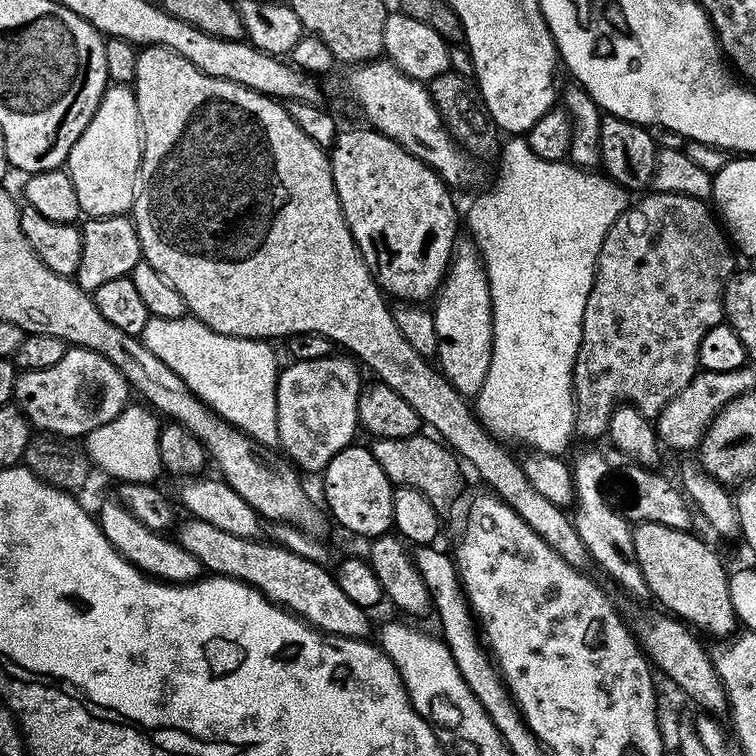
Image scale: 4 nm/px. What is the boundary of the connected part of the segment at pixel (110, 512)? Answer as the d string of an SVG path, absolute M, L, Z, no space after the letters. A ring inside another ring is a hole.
M112 498L101 502L98 523L110 546L114 546L114 550L118 550L122 558L129 560L145 576L174 584L201 579L202 569L194 554L182 550L182 546L175 539L142 526L142 522L138 522L138 518L134 518L134 514L130 514L130 510L126 510L126 506L122 506L119 499Z

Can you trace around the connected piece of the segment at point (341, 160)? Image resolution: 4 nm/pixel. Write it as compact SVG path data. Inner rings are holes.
M363 127L341 131L330 149L332 177L344 211L344 221L348 223L352 241L359 246L381 292L389 297L397 296L395 299L400 302L431 301L444 283L444 275L458 243L453 193L430 165L414 158L414 154L398 146L398 142L371 127Z

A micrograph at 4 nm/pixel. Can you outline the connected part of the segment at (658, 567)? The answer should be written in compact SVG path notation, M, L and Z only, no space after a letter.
M637 523L633 527L634 554L638 554L638 566L642 566L648 596L656 599L665 613L701 633L731 637L737 631L738 621L734 614L734 602L730 602L729 569L724 569L719 554L694 533L661 524Z

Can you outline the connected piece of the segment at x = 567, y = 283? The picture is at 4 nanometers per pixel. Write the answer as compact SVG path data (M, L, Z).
M516 134L503 141L498 153L500 160L500 177L496 185L489 192L484 192L468 208L468 232L471 243L475 244L476 251L484 261L486 278L490 286L492 299L492 350L494 353L494 371L486 378L482 390L474 398L474 411L480 417L480 423L501 442L513 440L516 444L525 444L525 449L534 452L545 452L551 456L560 456L563 448L574 440L576 426L576 401L572 398L572 371L578 354L578 346L582 338L582 314L586 310L586 298L592 289L592 280L596 276L596 259L600 253L602 242L610 230L610 226L622 215L628 207L630 200L626 198L625 189L609 180L607 175L599 174L592 170L577 168L571 162L564 160L547 160L538 158L534 150L528 145L523 135Z

